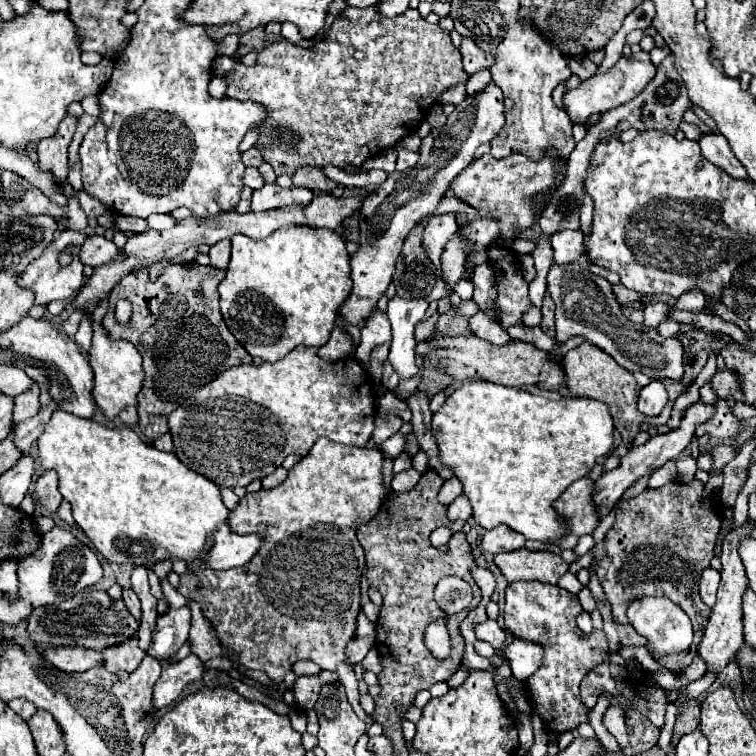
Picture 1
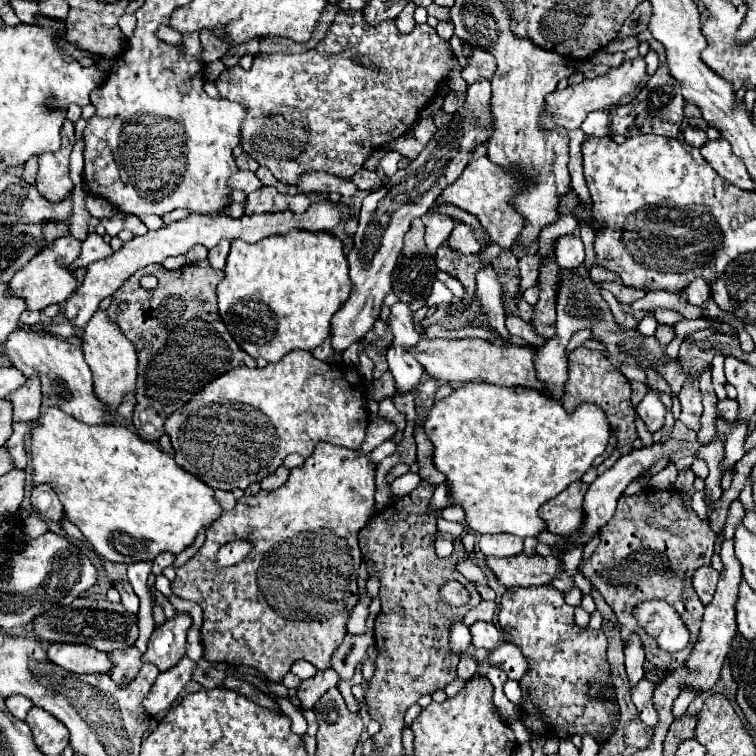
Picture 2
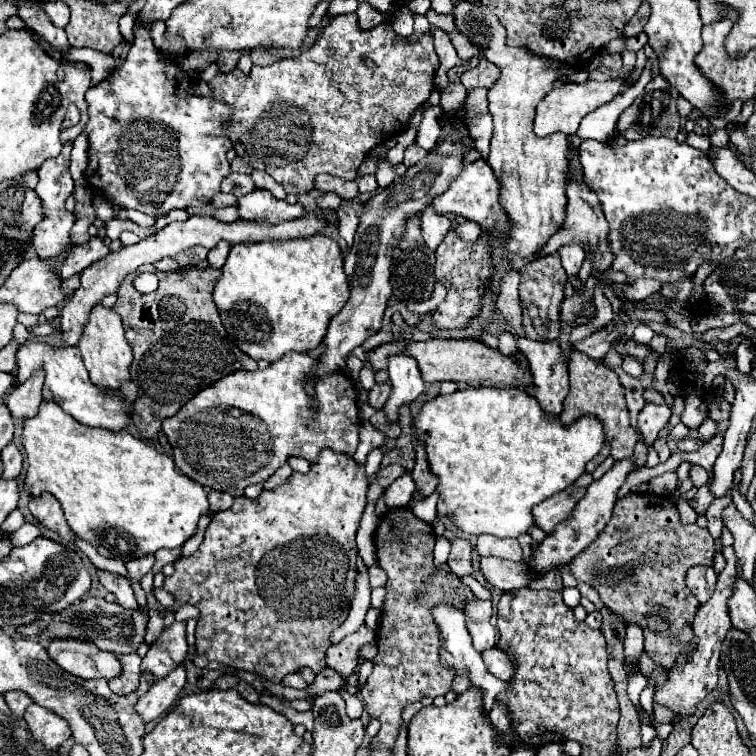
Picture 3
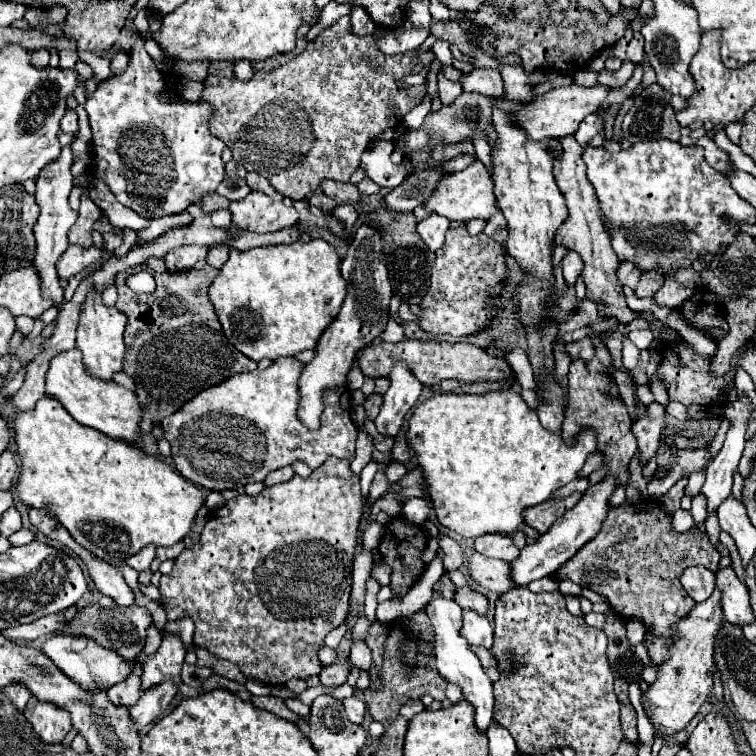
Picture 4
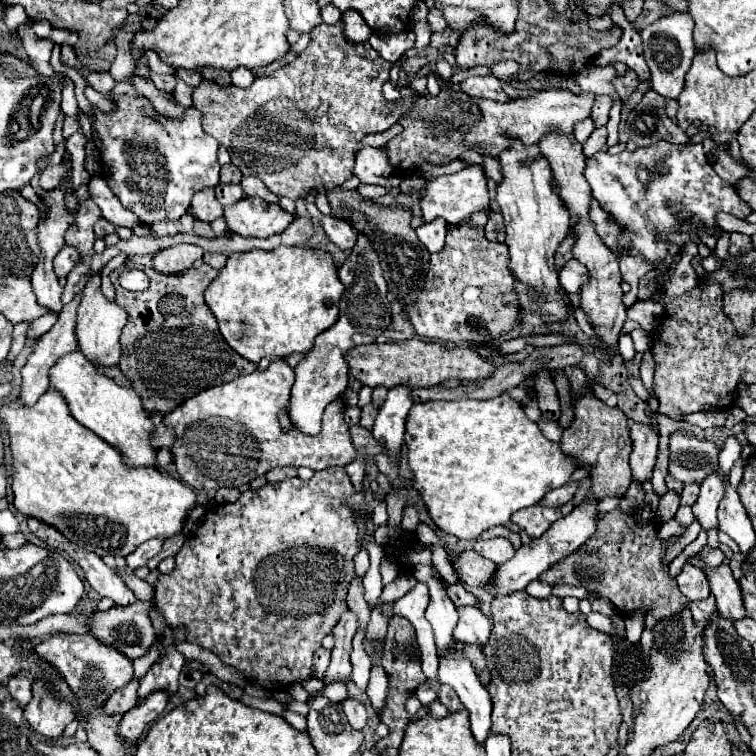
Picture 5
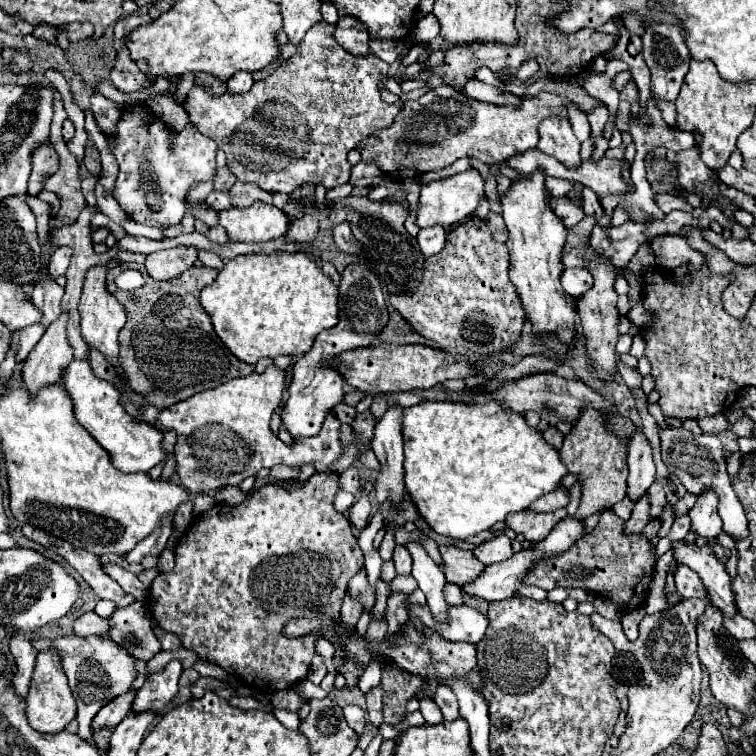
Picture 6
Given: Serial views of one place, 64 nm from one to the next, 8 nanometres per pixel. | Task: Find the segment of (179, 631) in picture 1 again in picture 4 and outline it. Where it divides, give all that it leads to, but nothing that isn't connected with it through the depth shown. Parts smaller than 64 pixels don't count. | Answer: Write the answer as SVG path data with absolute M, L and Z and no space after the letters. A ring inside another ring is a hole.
M164 634L162 646L156 654L148 656L142 672L142 690L158 686L168 680L180 680L180 670L184 664L186 648L178 636Z

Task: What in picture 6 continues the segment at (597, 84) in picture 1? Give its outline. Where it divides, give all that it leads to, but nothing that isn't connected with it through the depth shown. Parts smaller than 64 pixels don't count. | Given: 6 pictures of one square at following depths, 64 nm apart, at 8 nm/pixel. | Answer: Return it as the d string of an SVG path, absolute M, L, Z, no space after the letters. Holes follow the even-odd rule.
M438 86L430 92L426 92L418 100L408 100L404 102L404 108L396 114L396 120L390 128L380 128L380 132L374 132L368 136L364 142L360 142L356 148L360 150L360 160L362 162L374 162L378 168L392 180L408 180L408 178L418 178L424 172L430 170L440 170L450 166L454 160L470 156L478 158L484 164L502 164L514 154L522 154L538 144L538 124L554 114L568 116L566 104L570 100L558 96L558 94L540 94L538 98L522 100L520 108L512 106L494 106L494 104L484 104L478 100L472 100L464 96L462 92L450 88L450 86Z

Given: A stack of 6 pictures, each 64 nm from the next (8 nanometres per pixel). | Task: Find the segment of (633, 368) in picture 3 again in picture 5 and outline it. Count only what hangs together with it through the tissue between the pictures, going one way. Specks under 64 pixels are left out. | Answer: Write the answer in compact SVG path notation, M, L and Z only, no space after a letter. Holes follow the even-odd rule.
M622 334L620 340L618 340L618 352L624 360L632 360L634 358L634 344L632 344L632 338L628 334Z

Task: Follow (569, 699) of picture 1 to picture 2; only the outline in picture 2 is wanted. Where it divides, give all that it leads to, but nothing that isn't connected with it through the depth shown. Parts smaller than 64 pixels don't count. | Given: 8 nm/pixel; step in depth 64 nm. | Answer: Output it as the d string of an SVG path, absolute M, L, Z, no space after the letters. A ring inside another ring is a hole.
M552 586L506 590L500 600L498 624L504 632L504 640L520 646L528 660L528 672L518 682L522 688L520 706L524 726L532 730L532 734L560 740L574 734L590 734L602 746L616 728L616 702L608 674L604 632L576 626L574 608L568 606L564 602L564 594ZM590 682L604 684L606 688L594 696L590 692Z

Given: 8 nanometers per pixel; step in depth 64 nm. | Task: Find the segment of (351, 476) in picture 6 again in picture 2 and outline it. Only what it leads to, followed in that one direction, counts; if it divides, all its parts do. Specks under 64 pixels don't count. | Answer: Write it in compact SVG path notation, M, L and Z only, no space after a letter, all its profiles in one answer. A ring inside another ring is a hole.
M370 416L368 420L368 436L364 440L364 444L360 446L360 454L370 454L376 446L380 446L384 440L390 440L396 432L394 424L388 424L386 420L378 418L378 416Z

